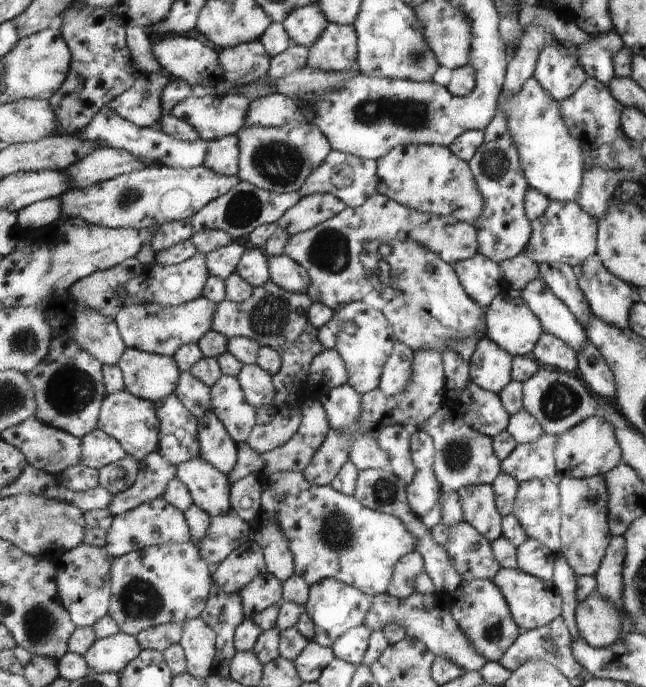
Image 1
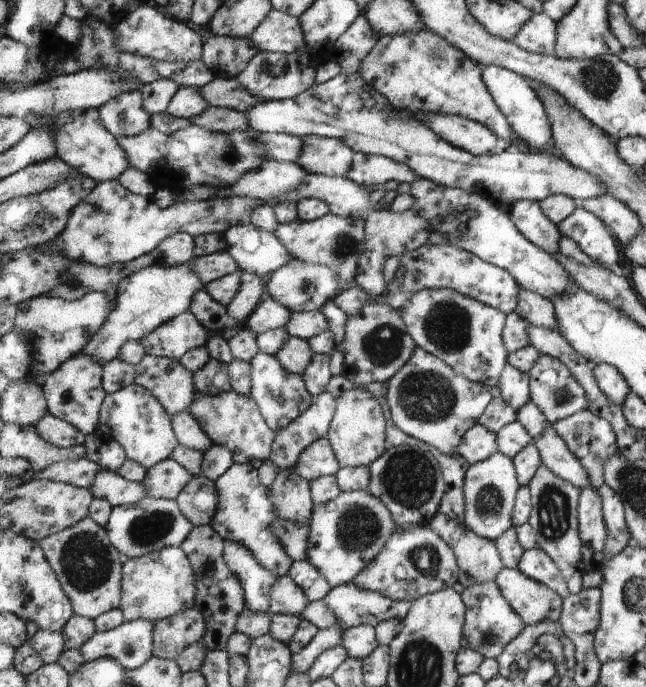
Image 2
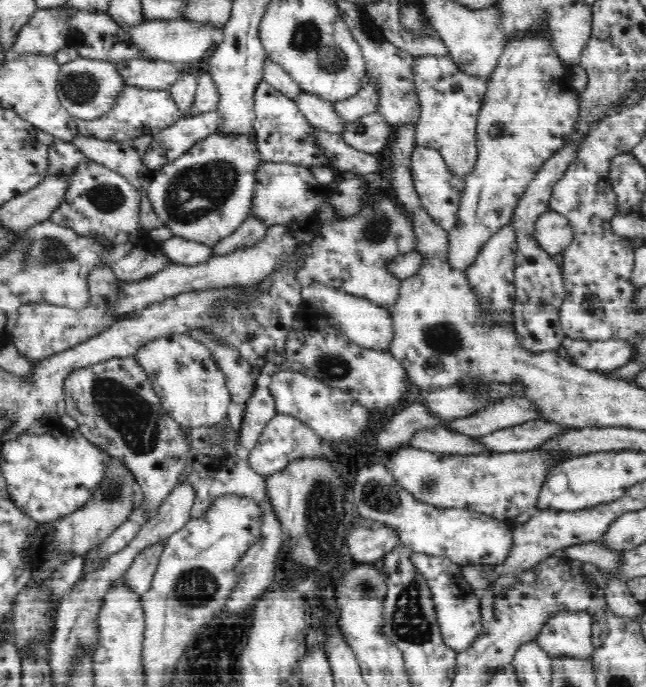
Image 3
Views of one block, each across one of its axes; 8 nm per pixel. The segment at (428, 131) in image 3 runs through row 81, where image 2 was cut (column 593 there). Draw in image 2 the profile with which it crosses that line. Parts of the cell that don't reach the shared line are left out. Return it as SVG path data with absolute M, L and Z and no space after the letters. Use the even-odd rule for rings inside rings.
M585 409L552 423L551 428L563 438L568 449L581 461L586 473L589 474L592 486L599 490L605 484L603 478L604 462L615 454L617 448L616 433L612 429L611 423Z

